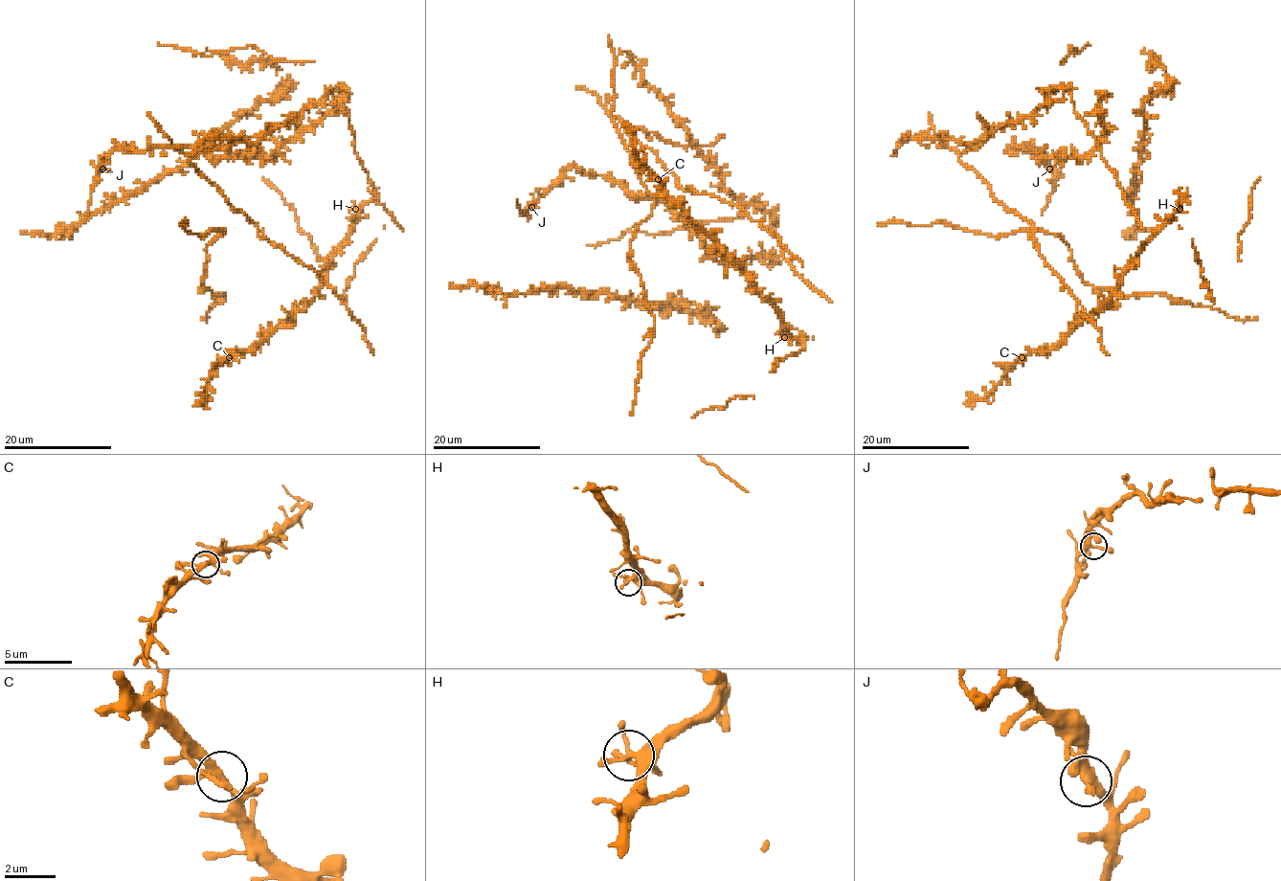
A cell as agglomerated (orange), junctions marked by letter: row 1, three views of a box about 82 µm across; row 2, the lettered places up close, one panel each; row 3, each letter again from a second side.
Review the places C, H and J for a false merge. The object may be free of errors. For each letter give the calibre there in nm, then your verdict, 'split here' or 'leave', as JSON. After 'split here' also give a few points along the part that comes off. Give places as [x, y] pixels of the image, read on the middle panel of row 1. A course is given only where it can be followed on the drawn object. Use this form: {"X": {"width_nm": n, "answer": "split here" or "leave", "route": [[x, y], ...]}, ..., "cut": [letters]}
{"C": {"width_nm": 280, "answer": "leave"}, "H": {"width_nm": 320, "answer": "leave"}, "J": {"width_nm": 340, "answer": "leave"}, "cut": []}

